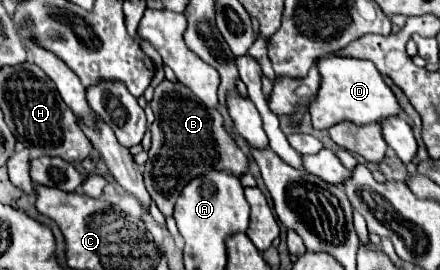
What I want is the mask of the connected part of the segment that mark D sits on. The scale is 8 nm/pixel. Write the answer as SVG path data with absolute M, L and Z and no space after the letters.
M329 54L317 60L317 70L321 74L321 84L319 84L319 92L309 104L313 128L317 130L331 128L343 120L351 120L363 126L369 122L381 122L383 118L393 114L401 114L401 106L397 98L393 96L383 76L369 60L357 60L347 56L341 58L337 54Z

